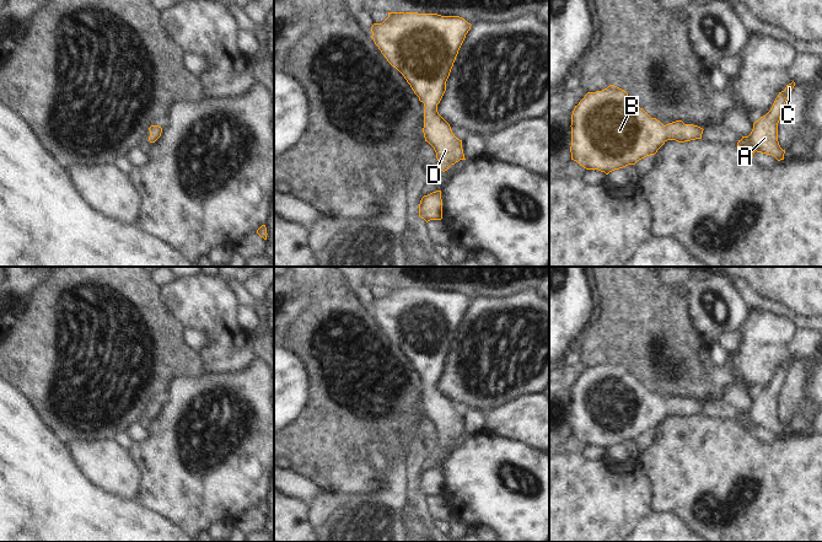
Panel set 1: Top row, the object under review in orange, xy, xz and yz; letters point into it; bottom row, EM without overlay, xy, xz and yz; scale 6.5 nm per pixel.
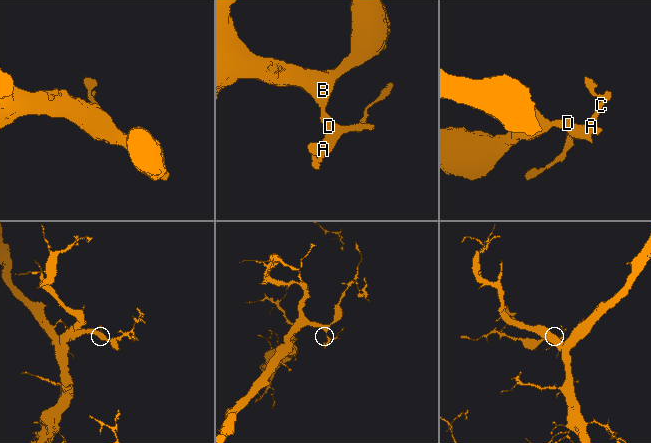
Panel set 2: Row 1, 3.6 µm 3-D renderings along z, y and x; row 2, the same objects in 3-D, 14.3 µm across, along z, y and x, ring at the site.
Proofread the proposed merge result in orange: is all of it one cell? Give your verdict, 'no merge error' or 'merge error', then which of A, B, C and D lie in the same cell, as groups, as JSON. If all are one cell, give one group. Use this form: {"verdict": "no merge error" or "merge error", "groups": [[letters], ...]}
{"verdict": "no merge error", "groups": [["A", "B", "C", "D"]]}

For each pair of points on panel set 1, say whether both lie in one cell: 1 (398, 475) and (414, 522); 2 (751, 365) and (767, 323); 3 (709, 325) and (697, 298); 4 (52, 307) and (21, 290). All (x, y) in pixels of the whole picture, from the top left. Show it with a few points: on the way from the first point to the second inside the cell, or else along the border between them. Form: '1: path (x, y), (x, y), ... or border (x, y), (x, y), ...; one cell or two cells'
1: border (407, 503), (402, 508), (404, 529); two cells
2: path (759, 355), (759, 344), (764, 339), (764, 333); one cell
3: path (709, 318), (699, 304); one cell
4: border (47, 279), (21, 300); two cells

